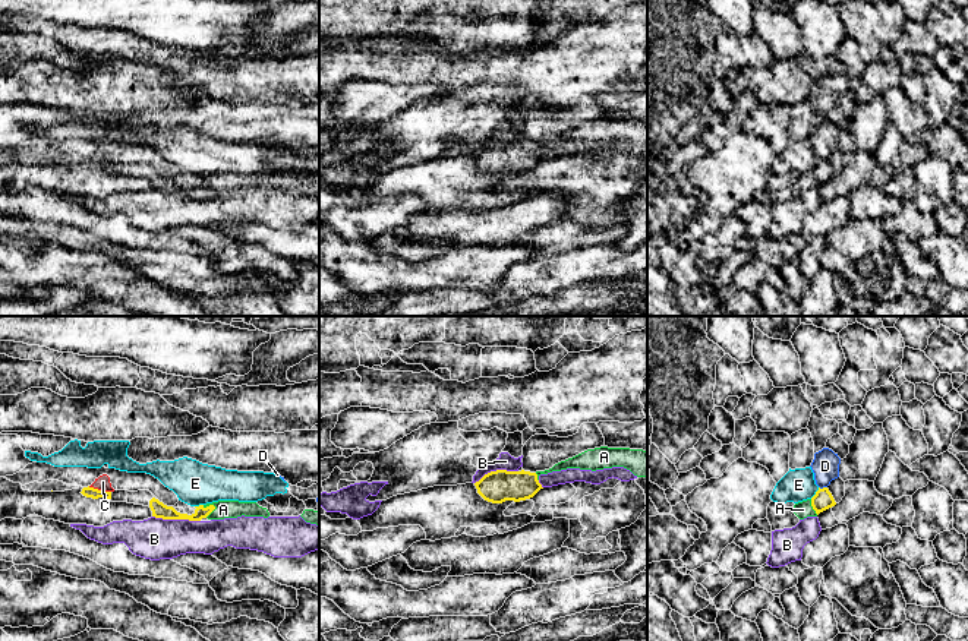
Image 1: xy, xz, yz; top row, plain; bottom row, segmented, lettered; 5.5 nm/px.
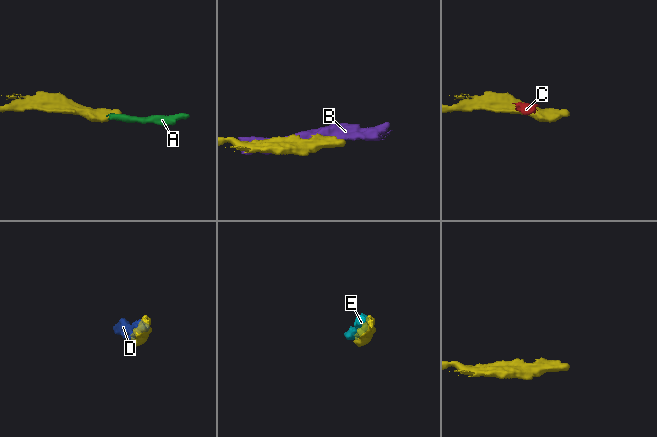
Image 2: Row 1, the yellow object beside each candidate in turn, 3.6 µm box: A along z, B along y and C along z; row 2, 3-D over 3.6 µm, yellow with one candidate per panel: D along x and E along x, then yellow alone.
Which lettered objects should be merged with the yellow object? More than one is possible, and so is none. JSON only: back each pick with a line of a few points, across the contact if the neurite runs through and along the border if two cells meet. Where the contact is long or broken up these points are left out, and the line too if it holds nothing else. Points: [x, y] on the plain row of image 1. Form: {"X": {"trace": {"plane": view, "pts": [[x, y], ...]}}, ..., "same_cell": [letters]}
{"A": {"trace": {"plane": "xy", "pts": [[166, 185], [196, 189], [211, 183], [223, 182]]}}, "same_cell": ["A"]}

